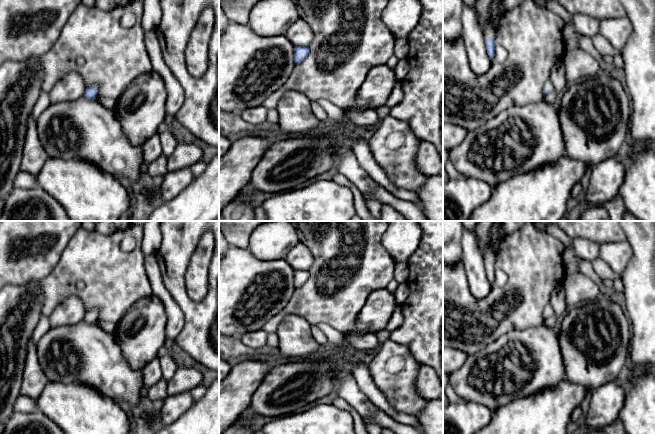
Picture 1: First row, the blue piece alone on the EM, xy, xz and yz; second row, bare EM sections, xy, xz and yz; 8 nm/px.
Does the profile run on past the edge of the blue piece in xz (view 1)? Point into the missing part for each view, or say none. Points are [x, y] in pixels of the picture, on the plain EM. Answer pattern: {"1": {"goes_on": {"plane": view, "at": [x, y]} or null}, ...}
{"1": {"goes_on": null}}

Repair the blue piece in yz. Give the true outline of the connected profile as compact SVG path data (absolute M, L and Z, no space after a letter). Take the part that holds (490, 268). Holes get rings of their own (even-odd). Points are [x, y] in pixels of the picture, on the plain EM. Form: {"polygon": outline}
{"polygon": "M495 221L491 229L490 239L487 244L486 251L484 253L484 258L485 258L484 265L490 284L493 283L495 278L495 255L493 253L493 247L495 245L495 242L501 239L502 237L503 237L503 232L501 229L501 222Z"}

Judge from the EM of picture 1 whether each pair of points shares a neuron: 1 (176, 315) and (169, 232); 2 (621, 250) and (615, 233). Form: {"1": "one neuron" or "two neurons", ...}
{"1": "two neurons", "2": "two neurons"}

